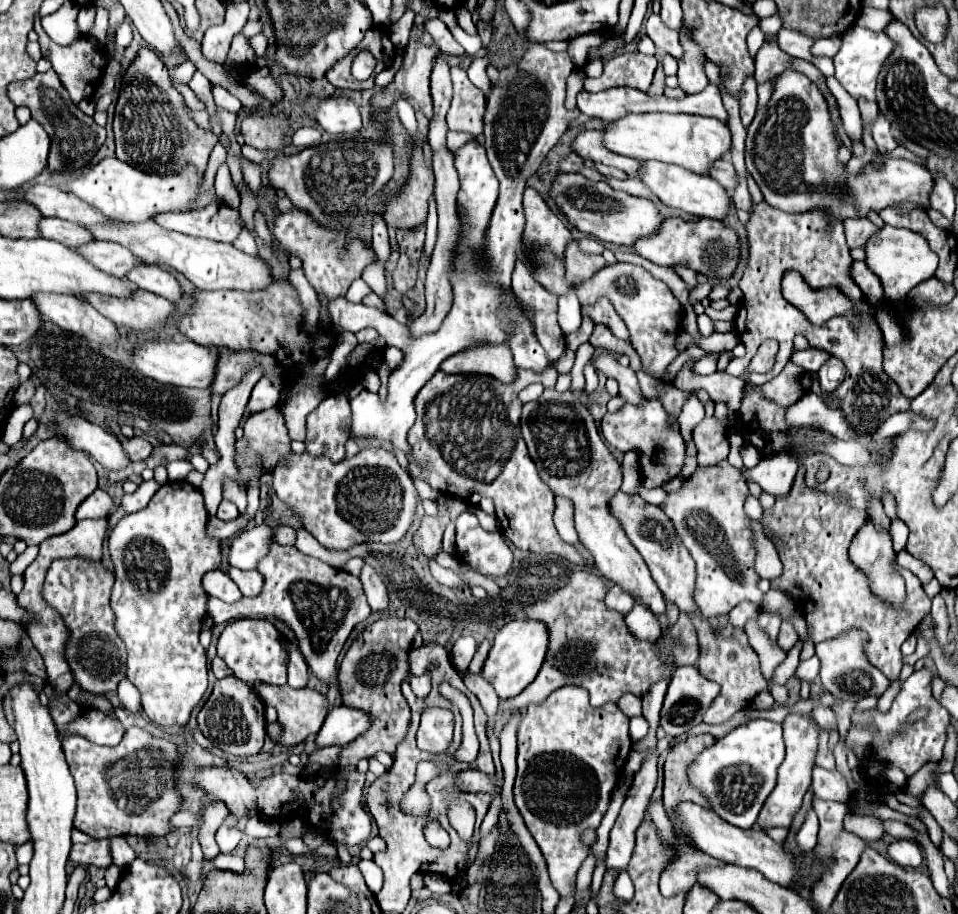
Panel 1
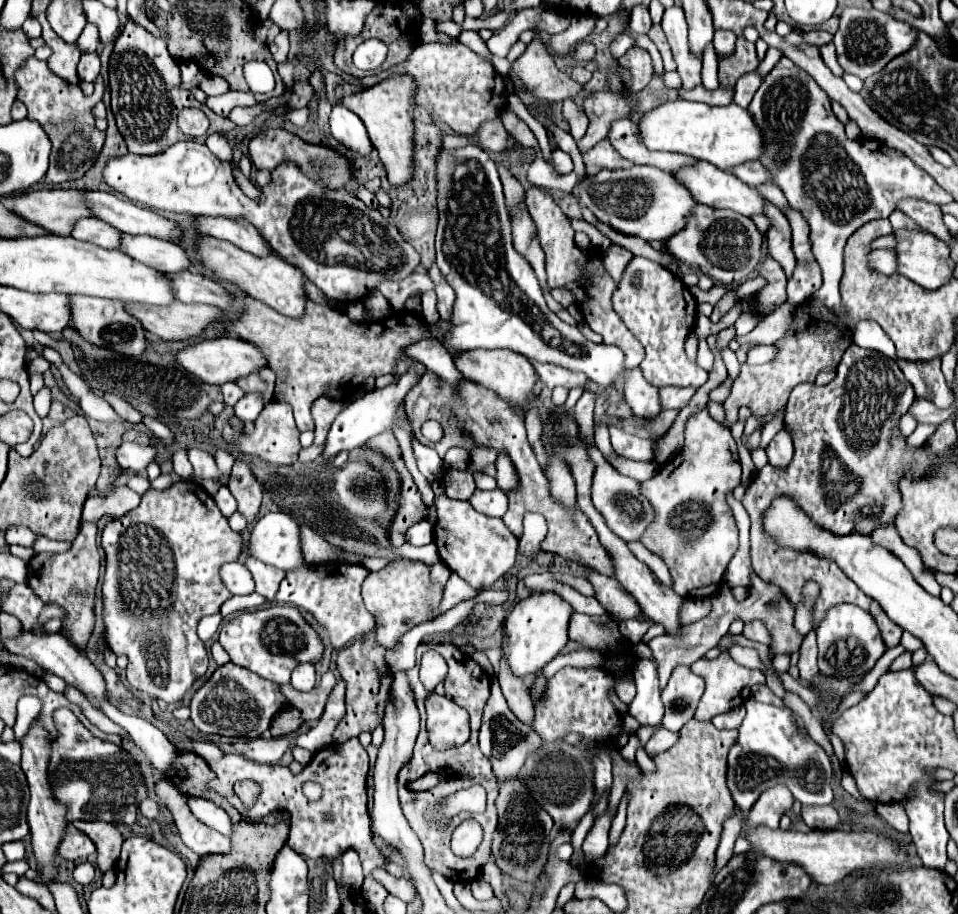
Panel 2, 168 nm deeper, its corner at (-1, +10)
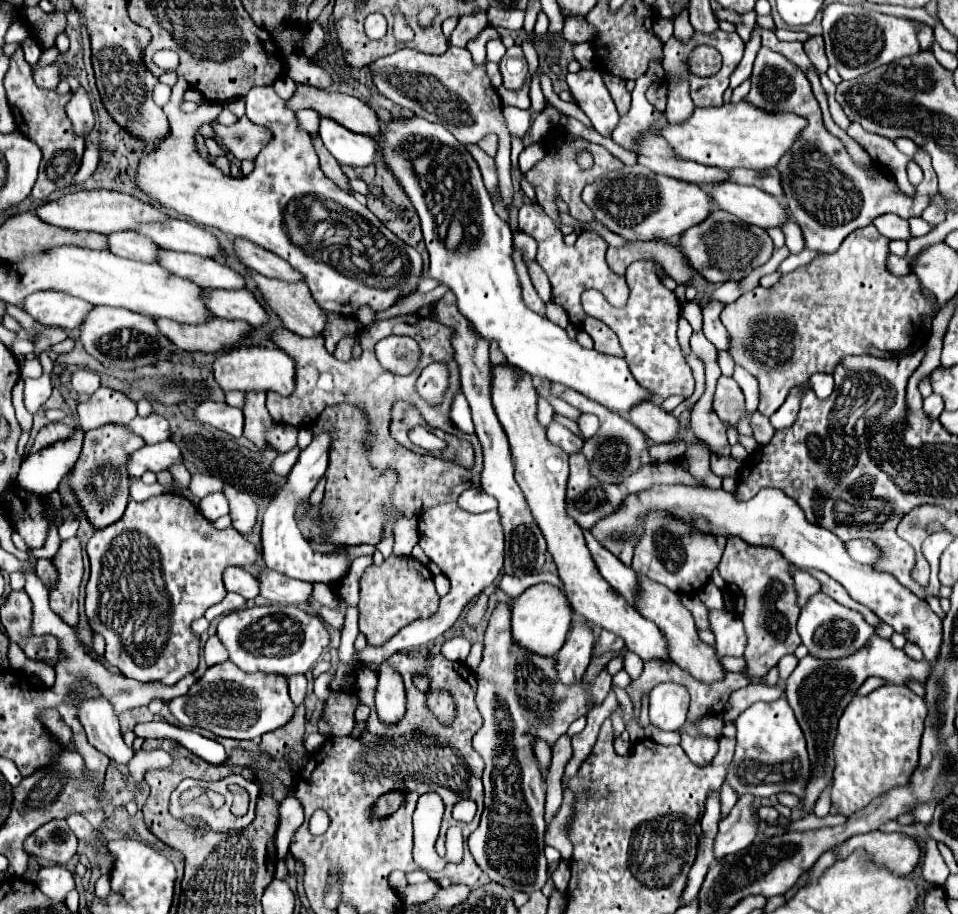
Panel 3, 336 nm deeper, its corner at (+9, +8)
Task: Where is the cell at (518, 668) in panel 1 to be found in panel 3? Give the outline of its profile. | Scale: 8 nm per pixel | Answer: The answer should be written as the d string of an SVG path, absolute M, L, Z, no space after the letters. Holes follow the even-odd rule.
M538 583L524 591L520 597L512 601L512 641L518 647L524 647L524 651L532 651L536 655L554 657L556 651L564 645L566 633L570 631L572 623L572 607L568 605L568 599L562 589Z

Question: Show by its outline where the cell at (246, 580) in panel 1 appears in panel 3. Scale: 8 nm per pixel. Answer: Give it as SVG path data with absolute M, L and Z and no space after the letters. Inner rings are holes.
M260 569L256 579L260 585L260 595L270 603L300 605L312 593L312 583L284 577L272 569Z

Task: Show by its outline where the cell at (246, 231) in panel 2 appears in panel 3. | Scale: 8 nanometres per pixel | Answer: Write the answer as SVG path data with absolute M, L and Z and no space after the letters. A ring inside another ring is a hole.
M232 237L232 245L234 245L234 253L238 255L238 259L246 267L252 267L252 269L260 271L262 275L274 277L274 279L302 281L302 275L296 273L284 259L280 259L278 255L262 249L260 245L256 245L248 239L236 239L236 237Z

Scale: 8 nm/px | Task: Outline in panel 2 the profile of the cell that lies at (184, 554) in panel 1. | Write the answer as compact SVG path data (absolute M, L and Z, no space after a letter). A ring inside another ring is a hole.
M182 481L166 491L150 489L136 509L104 527L104 637L116 655L128 655L130 663L126 667L126 677L132 687L166 703L176 703L192 683L206 673L208 653L196 635L196 625L202 617L218 613L220 605L232 597L220 579L220 567L228 561L236 561L242 547L242 535L230 529L228 519L216 509L214 499L194 481Z

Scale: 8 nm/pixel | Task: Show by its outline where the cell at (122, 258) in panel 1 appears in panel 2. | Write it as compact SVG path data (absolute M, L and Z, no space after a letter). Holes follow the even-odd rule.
M122 235L120 249L136 261L142 261L154 269L162 269L164 273L180 273L192 267L192 259L184 247L156 237Z

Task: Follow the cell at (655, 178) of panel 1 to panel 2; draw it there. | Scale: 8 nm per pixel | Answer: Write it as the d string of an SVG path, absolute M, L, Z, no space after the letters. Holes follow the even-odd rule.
M700 163L698 165L690 165L690 169L680 169L678 175L676 175L688 189L690 193L694 195L694 199L698 203L704 203L704 205L710 205L714 209L732 209L736 213L742 213L746 217L752 217L752 215L764 215L764 195L756 189L756 187L750 187L746 185L744 181L740 181L734 173L730 171L722 171L710 163Z

